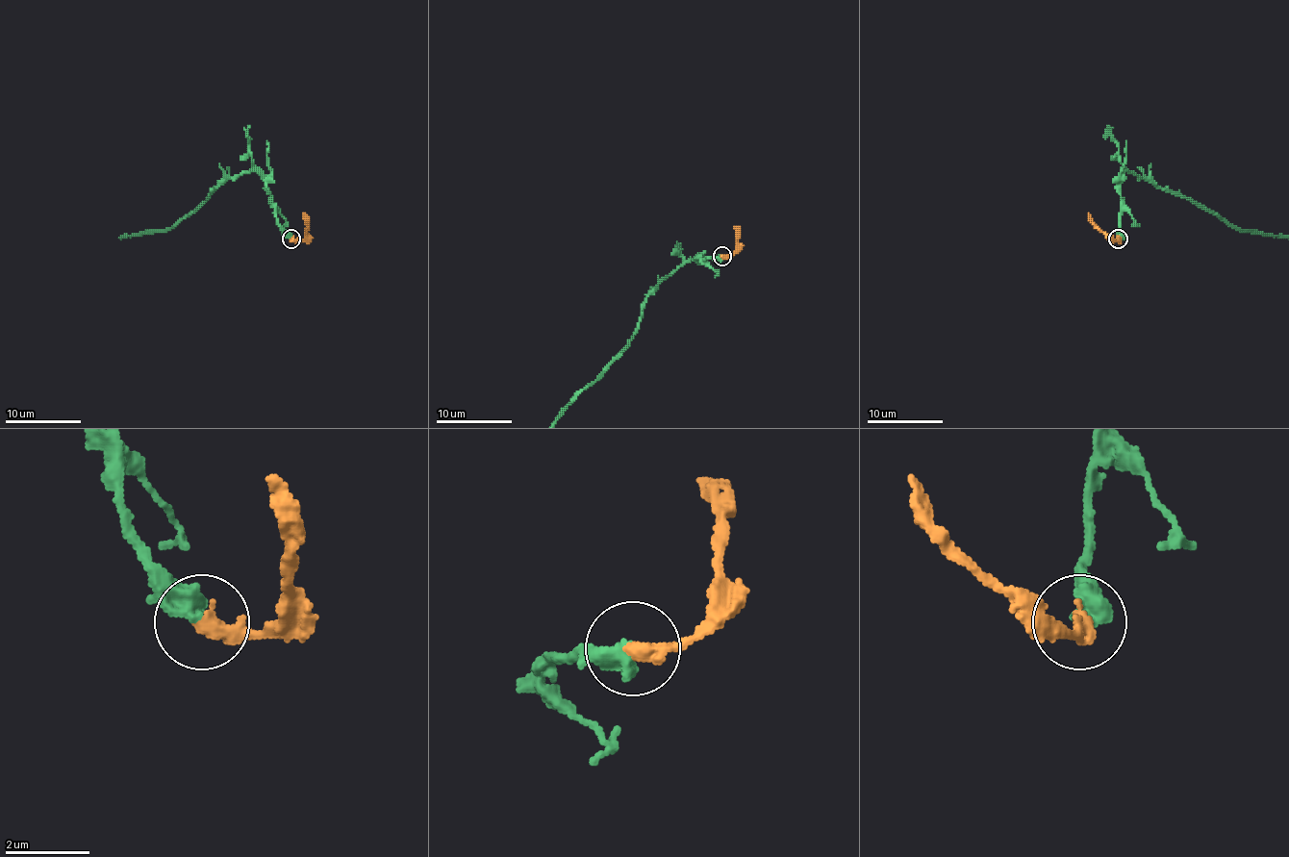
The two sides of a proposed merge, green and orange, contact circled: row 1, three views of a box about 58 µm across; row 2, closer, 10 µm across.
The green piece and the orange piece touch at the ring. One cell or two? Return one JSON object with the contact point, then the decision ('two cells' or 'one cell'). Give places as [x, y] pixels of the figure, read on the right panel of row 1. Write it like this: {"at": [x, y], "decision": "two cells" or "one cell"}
{"at": [1118, 239], "decision": "one cell"}

